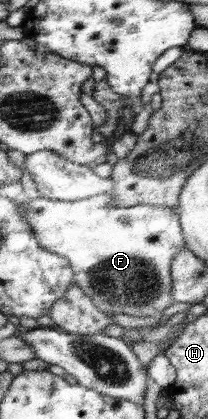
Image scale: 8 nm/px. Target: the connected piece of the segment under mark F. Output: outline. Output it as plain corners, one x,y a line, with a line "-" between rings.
105,193
76,201
54,201
45,197
22,197
20,200
21,203
17,203
18,212
31,224
40,244
59,256
67,257
74,268
76,285
92,298
101,312
159,317
175,301
175,296
172,296
172,263
186,248
177,210
165,205
118,207
112,205

